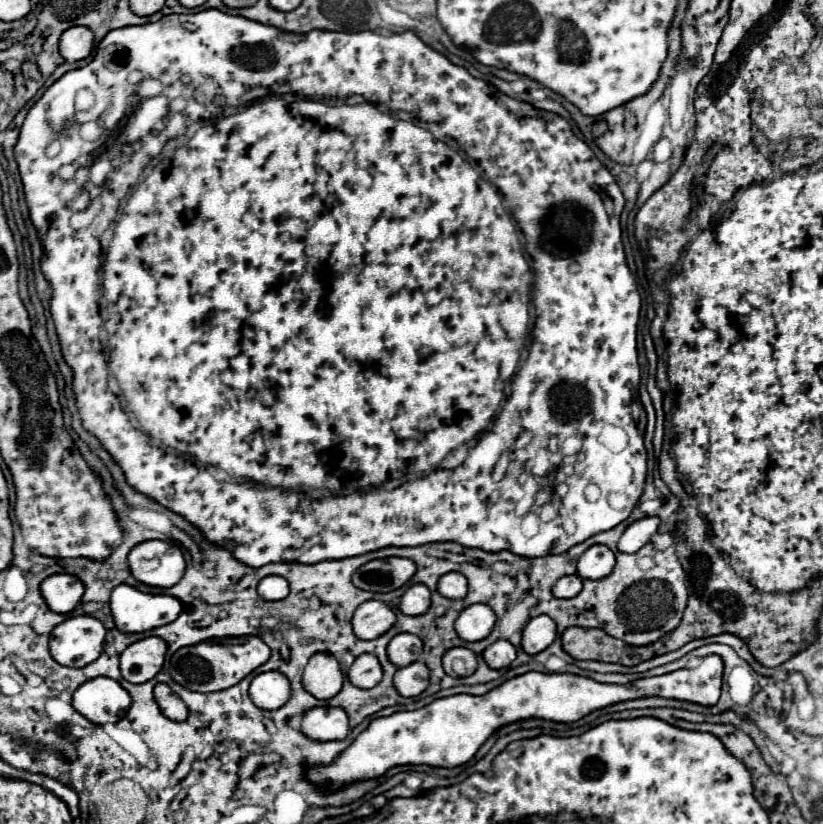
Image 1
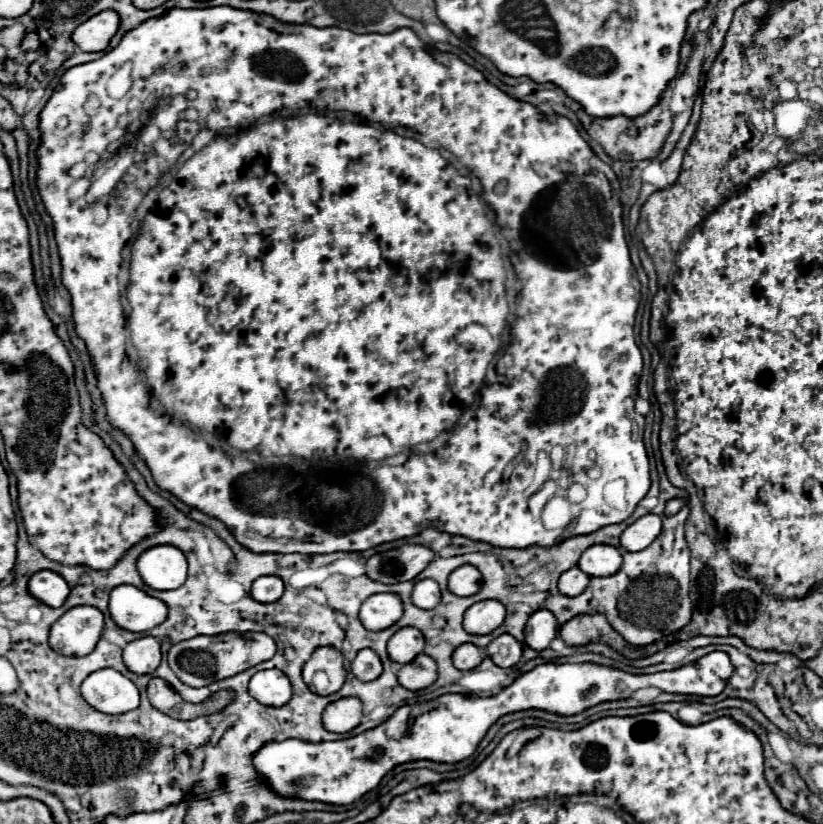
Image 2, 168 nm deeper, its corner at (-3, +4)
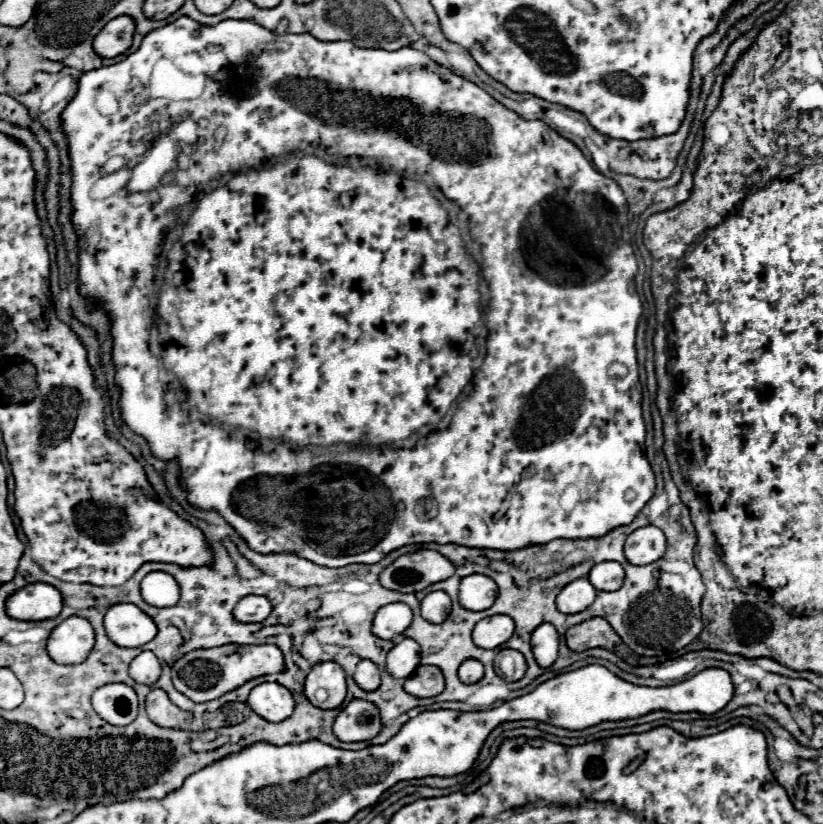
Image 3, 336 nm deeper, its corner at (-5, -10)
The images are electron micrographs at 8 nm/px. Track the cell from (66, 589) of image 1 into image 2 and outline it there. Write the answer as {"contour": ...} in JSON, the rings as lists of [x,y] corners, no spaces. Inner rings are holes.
{"contour":[[[38,571],[30,577],[28,583],[30,593],[46,603],[48,607],[62,607],[66,597],[70,595],[70,585],[66,585],[66,579],[54,571]]]}

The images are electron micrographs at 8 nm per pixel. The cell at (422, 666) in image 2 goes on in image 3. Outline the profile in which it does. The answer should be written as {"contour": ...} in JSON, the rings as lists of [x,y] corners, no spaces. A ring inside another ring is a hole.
{"contour":[[[420,665],[404,683],[404,691],[416,697],[436,697],[444,691],[444,675],[434,665]]]}

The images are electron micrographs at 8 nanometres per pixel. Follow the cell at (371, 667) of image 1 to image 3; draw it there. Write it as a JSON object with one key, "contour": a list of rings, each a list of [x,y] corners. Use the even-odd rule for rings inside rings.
{"contour":[[[362,659],[356,667],[356,673],[354,673],[354,681],[358,683],[358,687],[362,687],[364,691],[376,691],[376,687],[380,685],[380,669],[368,661],[368,659]]]}

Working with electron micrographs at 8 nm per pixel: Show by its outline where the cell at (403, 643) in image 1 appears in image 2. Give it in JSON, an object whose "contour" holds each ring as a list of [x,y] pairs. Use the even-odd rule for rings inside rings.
{"contour":[[[402,627],[388,641],[388,655],[396,663],[410,663],[418,653],[424,651],[424,637],[414,627]]]}

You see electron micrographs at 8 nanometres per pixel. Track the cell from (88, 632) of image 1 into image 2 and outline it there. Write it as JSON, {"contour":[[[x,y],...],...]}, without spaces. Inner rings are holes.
{"contour":[[[96,607],[68,609],[50,629],[50,647],[66,657],[90,655],[104,629],[104,615]]]}

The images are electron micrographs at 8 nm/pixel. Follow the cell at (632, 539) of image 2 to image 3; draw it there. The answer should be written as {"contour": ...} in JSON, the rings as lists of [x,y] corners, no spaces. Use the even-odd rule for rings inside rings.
{"contour":[[[654,525],[636,529],[634,533],[628,535],[624,545],[624,555],[632,565],[654,563],[664,555],[664,551],[666,551],[666,537]]]}

